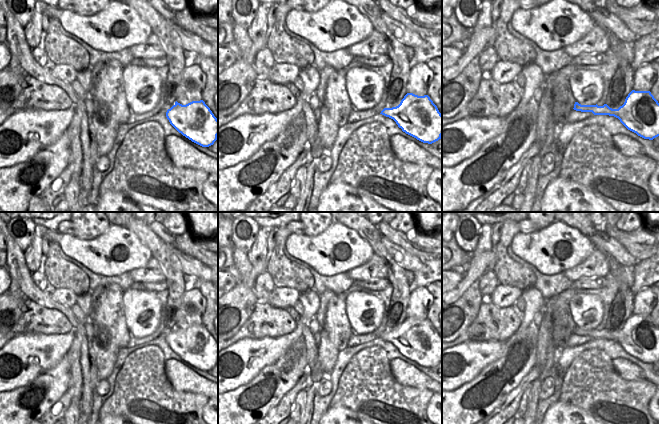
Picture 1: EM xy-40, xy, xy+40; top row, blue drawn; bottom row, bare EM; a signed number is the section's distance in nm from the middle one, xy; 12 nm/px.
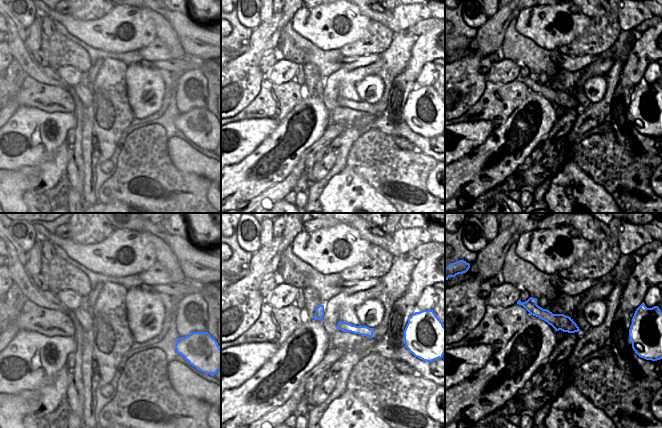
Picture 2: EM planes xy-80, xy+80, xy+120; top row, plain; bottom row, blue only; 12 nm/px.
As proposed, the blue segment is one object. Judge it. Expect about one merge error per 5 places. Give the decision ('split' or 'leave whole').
leave whole

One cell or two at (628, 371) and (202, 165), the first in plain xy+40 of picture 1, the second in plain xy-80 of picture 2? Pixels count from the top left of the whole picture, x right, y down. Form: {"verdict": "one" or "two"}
{"verdict": "one"}

